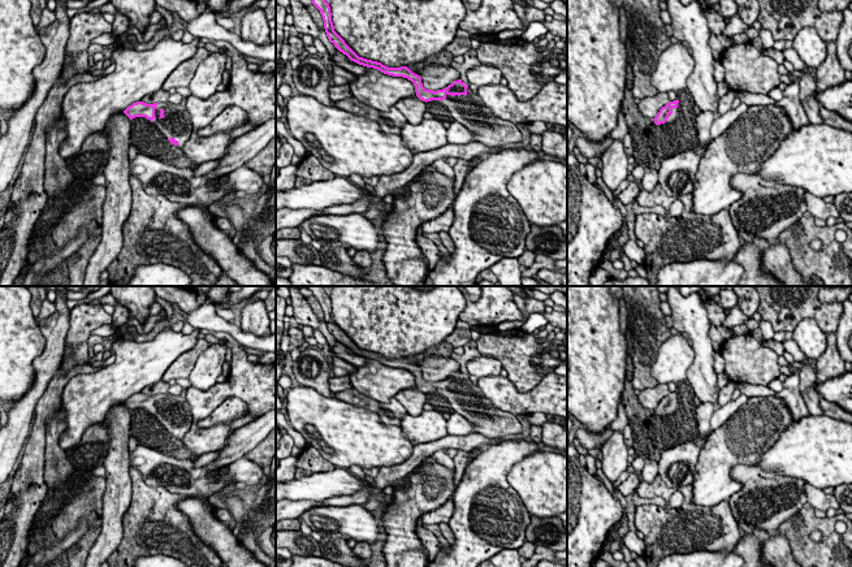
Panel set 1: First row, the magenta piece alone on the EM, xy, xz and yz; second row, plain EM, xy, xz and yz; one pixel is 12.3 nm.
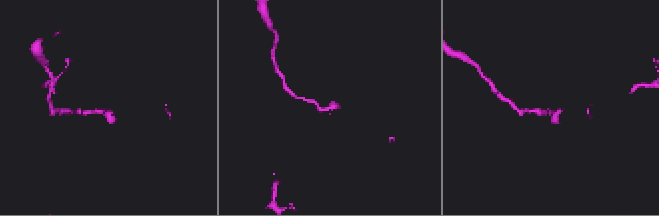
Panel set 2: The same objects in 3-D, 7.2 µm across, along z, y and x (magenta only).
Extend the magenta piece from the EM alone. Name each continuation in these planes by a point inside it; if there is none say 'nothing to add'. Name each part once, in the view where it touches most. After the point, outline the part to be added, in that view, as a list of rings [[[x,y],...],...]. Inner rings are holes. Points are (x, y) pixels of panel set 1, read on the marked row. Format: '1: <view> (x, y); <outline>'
1: xy (176, 124); [[[157,103],[152,124],[166,137],[174,138],[180,148],[190,139],[193,122],[182,104]]]

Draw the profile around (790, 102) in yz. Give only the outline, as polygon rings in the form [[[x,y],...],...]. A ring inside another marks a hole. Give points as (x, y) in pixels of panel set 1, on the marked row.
[[[795,82],[787,85],[783,91],[783,98],[774,105],[783,108],[791,118],[793,130],[799,130],[805,125],[809,125],[809,118],[800,103],[800,83]]]

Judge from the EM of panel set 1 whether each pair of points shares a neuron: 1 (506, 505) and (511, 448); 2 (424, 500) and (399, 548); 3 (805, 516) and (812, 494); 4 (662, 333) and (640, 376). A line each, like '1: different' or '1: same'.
1: same
2: same
3: different
4: same

